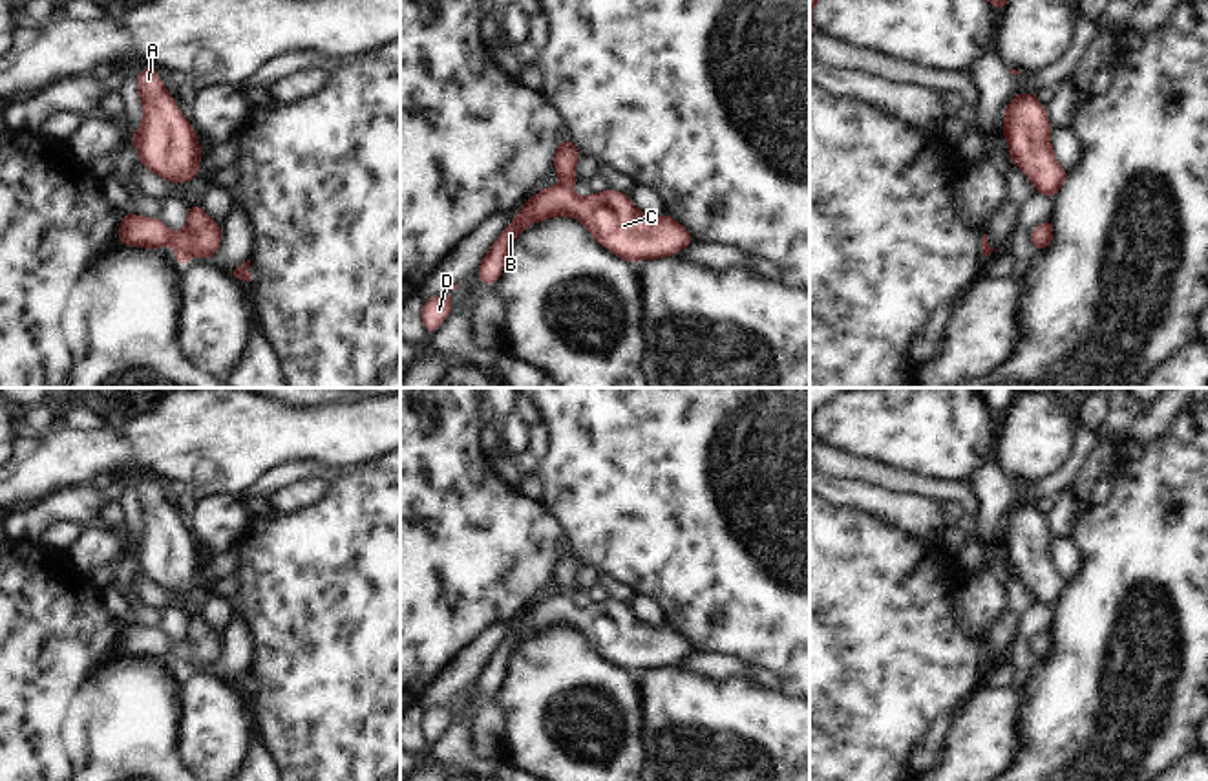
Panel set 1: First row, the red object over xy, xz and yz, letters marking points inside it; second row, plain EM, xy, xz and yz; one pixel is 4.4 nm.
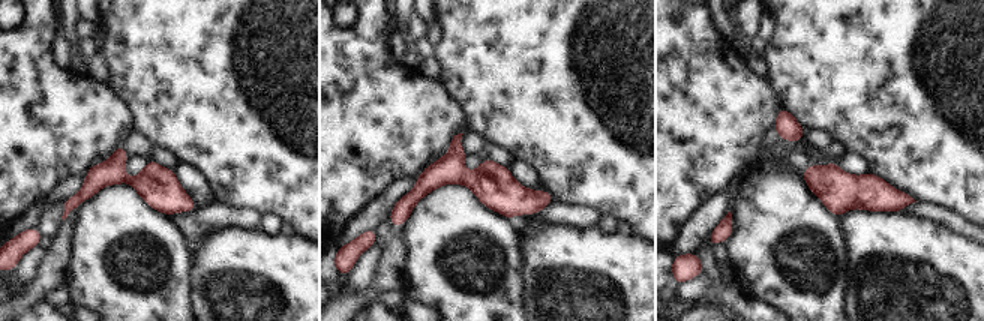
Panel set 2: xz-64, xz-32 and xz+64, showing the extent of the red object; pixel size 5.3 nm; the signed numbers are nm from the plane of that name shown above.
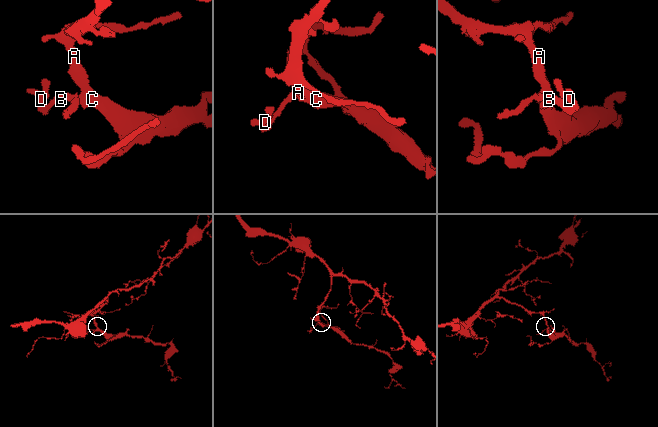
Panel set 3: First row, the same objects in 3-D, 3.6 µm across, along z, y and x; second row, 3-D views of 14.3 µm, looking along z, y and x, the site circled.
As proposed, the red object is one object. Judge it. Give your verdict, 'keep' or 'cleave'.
keep

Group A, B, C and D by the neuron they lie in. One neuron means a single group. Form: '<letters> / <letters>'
A B C D

